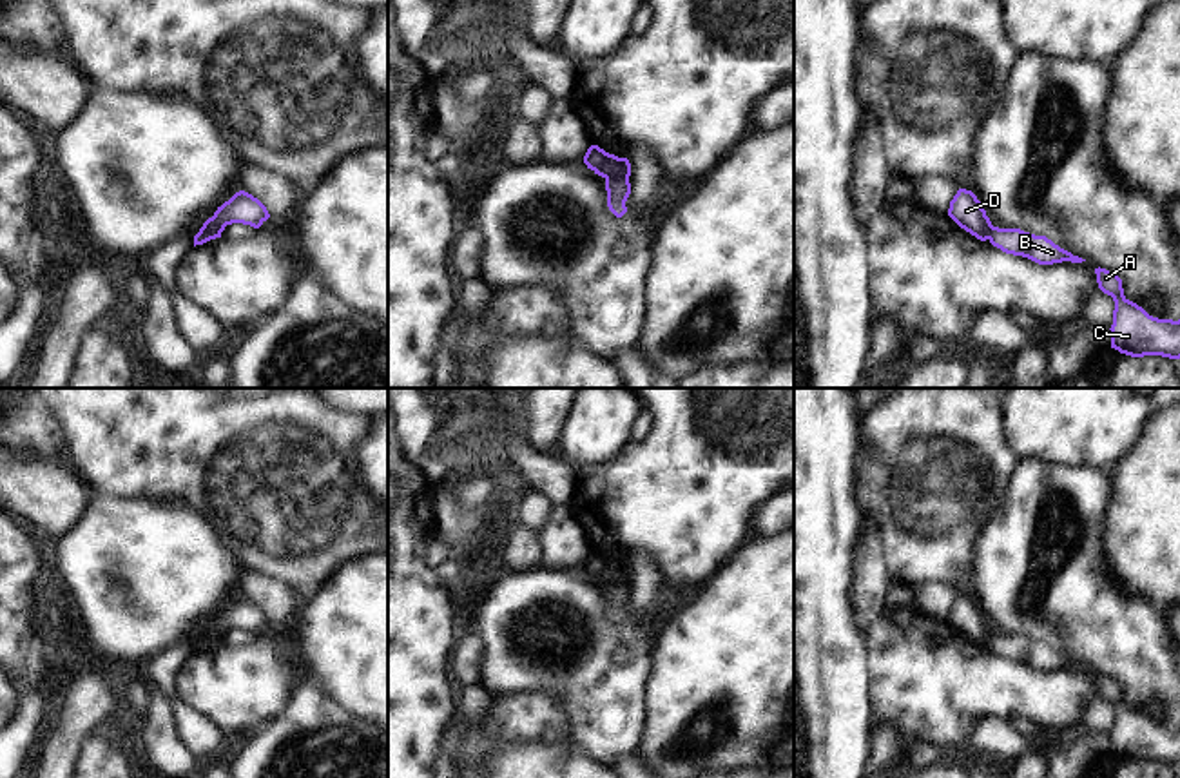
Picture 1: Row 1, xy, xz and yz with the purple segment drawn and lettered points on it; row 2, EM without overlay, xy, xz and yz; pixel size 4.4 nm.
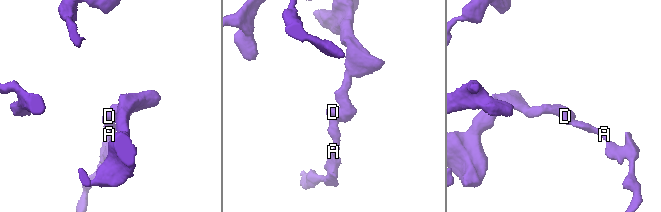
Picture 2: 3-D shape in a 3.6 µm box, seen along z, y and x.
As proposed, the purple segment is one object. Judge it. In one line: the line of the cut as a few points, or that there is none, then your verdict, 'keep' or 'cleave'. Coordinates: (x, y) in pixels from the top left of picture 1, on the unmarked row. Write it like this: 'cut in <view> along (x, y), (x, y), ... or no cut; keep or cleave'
cut in xz along (606, 583), (628, 586); cleave

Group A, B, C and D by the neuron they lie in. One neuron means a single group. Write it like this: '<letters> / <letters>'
A B C / D

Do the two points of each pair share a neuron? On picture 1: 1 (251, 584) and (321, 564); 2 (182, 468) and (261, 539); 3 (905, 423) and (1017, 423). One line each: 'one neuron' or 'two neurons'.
1: two neurons
2: one neuron
3: two neurons

